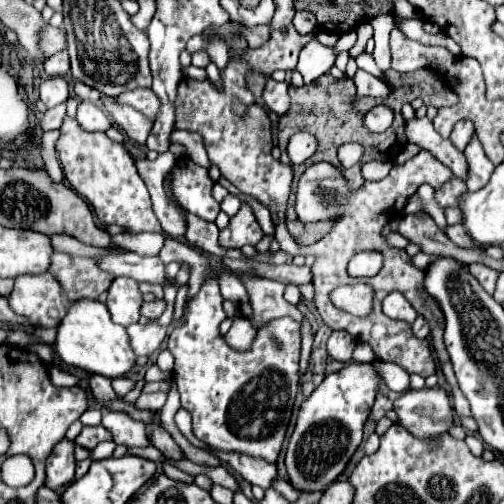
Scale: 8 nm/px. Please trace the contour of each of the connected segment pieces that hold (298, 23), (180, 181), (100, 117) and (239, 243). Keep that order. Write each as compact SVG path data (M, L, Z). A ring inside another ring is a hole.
M296 12L294 16L294 28L300 32L300 34L314 34L316 28L318 28L318 20L312 12Z
M188 156L176 160L170 172L170 190L176 200L194 216L214 222L220 204L212 196L214 182L208 176L208 170L192 162Z
M80 102L78 104L76 120L88 132L106 132L112 126L112 120L106 116L106 112L92 102Z
M242 202L242 208L238 210L236 216L230 218L230 224L220 230L220 244L222 248L242 248L244 244L258 244L260 238L262 238L262 232L260 232L260 224L254 216L254 210Z

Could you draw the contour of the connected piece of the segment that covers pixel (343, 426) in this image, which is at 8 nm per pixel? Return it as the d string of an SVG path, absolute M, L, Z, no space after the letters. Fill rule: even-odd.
M352 362L328 374L312 396L302 402L296 430L286 450L286 470L300 492L326 490L344 472L350 456L362 442L362 428L374 406L380 380L382 376L376 372L374 362Z

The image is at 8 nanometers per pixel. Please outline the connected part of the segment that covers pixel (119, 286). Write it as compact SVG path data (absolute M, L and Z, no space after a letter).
M115 278L108 290L106 306L112 314L112 320L120 326L130 326L140 320L140 306L143 298L139 284L132 278Z

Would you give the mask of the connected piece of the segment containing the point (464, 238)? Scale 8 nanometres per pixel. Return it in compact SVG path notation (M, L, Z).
M456 224L456 226L448 226L446 236L448 236L456 246L460 246L460 248L470 248L470 250L482 248L482 246L478 246L474 240L470 240L468 232L466 232L464 226L460 226L460 224Z

